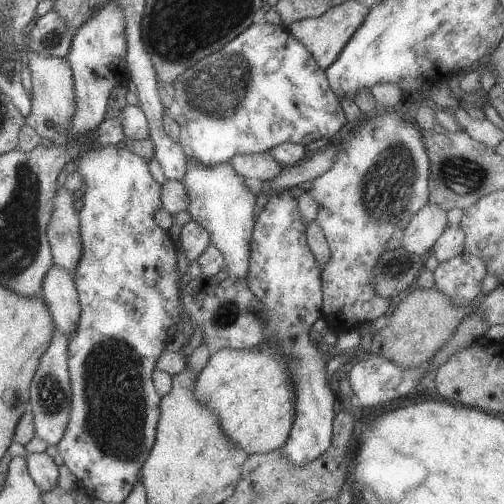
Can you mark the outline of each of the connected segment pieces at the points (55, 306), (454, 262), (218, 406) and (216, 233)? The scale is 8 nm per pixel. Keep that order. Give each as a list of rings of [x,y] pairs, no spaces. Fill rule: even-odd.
[[[52,264],[43,278],[40,294],[54,327],[59,330],[66,342],[69,341],[75,334],[81,315],[73,277]]]
[[[456,255],[446,262],[438,262],[438,266],[432,271],[434,277],[434,288],[445,294],[452,302],[470,303],[481,293],[481,280],[486,275],[485,262],[481,257]]]
[[[218,349],[195,382],[195,399],[216,413],[221,431],[242,456],[281,449],[295,415],[294,385],[287,362],[273,349]]]
[[[190,157],[187,160],[187,169],[181,178],[189,198],[187,211],[192,221],[209,234],[210,243],[223,254],[226,274],[234,280],[244,280],[249,267],[253,205],[257,194],[247,188],[250,183],[239,177],[228,162],[205,167],[197,165]]]

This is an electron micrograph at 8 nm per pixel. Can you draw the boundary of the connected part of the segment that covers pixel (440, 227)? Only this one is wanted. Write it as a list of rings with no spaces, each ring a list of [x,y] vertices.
[[[424,205],[407,224],[403,224],[400,234],[401,244],[405,252],[413,255],[427,255],[435,240],[446,228],[446,212],[437,206]]]

